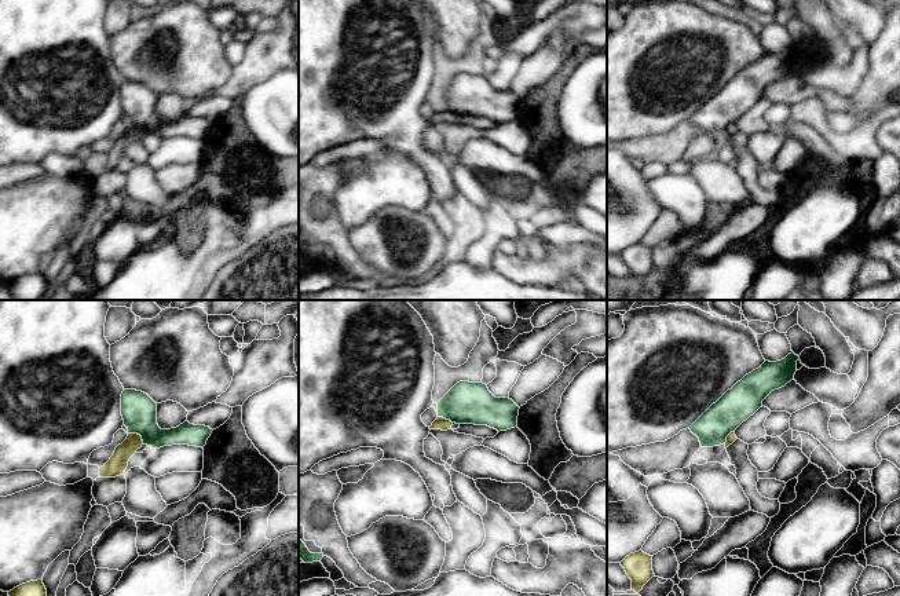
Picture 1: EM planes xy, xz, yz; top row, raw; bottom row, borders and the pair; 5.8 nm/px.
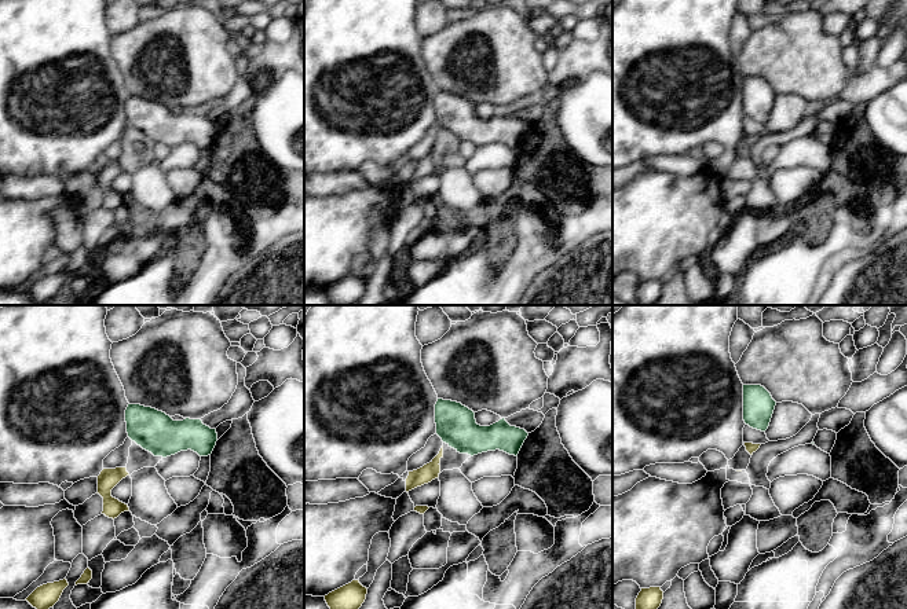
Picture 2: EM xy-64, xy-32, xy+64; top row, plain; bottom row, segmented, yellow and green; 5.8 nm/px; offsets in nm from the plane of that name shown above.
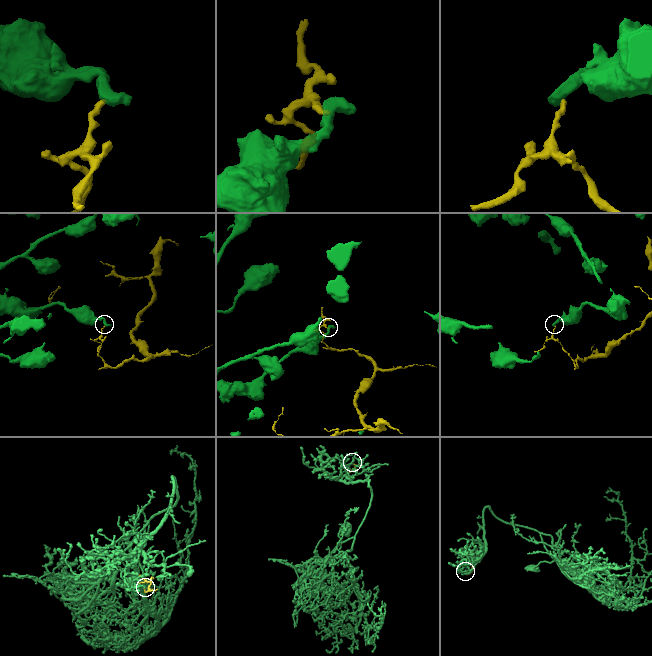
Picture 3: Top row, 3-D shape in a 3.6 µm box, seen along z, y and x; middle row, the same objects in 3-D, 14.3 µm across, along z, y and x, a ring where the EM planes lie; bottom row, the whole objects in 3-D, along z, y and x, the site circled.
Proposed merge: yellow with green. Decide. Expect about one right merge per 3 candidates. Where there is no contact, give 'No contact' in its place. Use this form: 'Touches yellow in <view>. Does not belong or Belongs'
Touches yellow in xy. Does not belong

